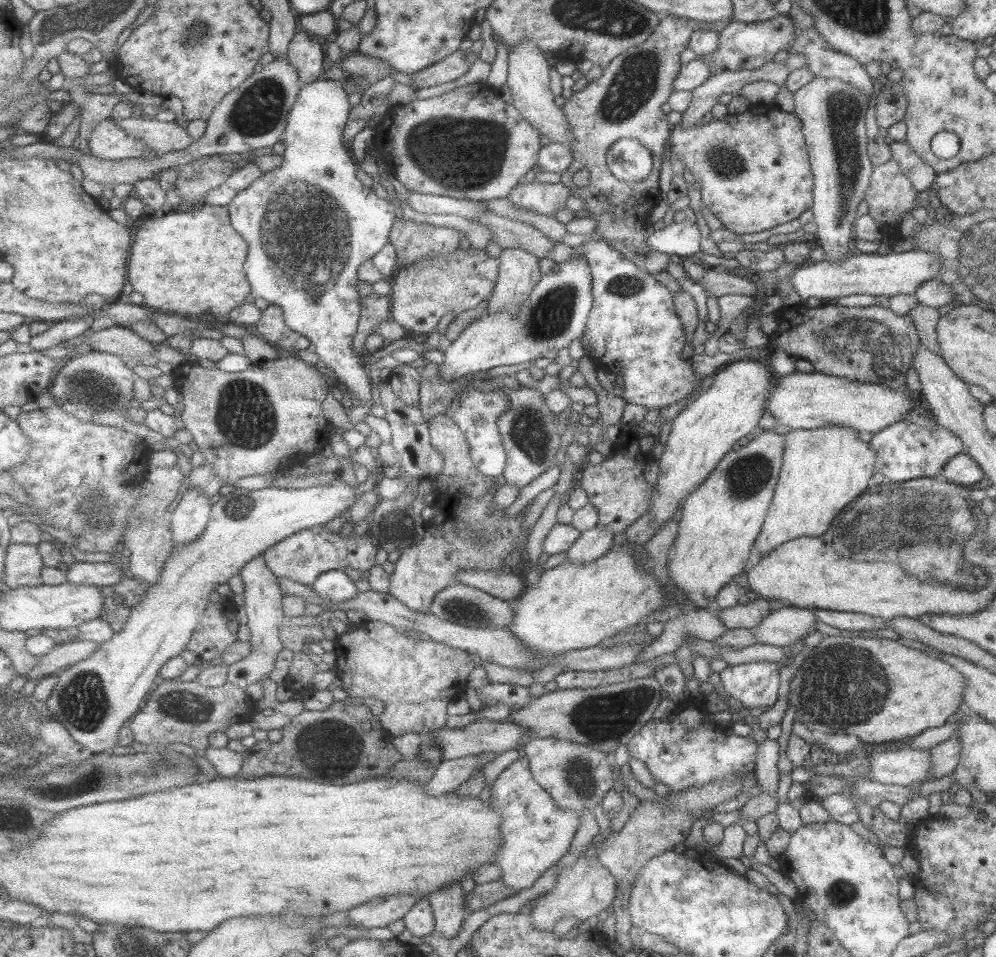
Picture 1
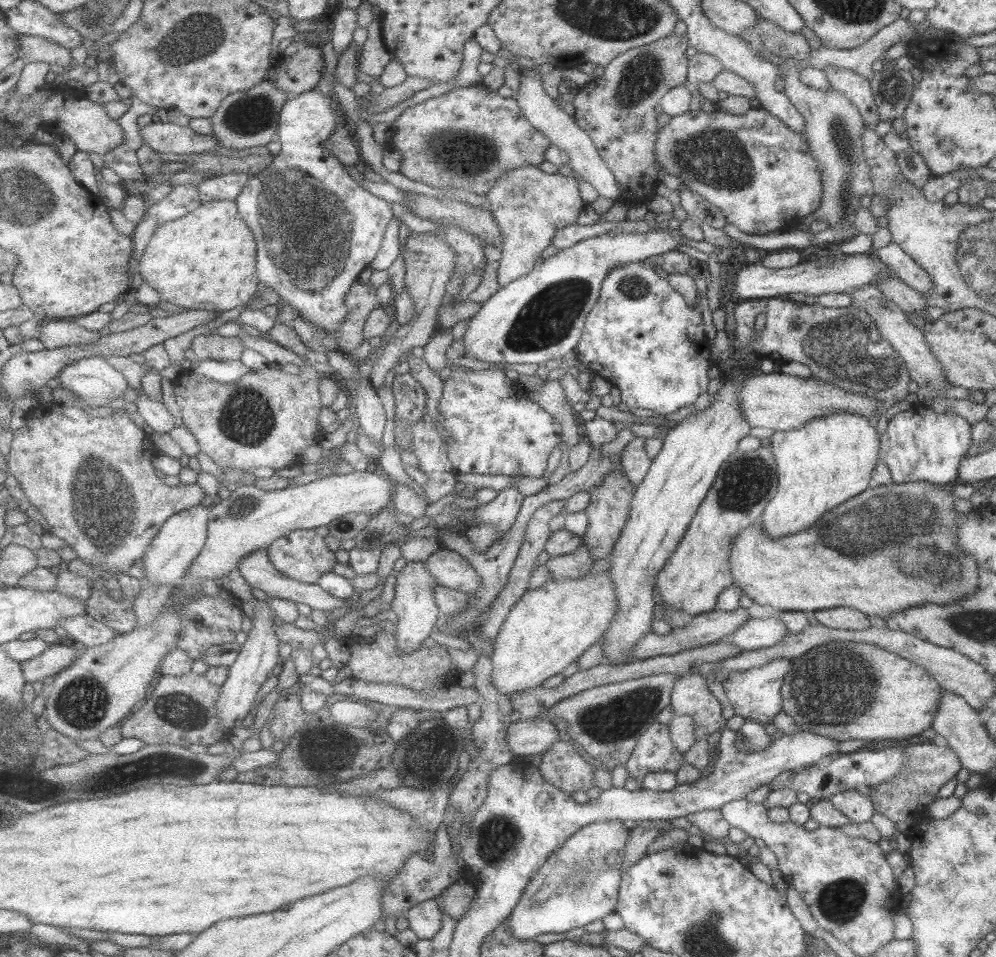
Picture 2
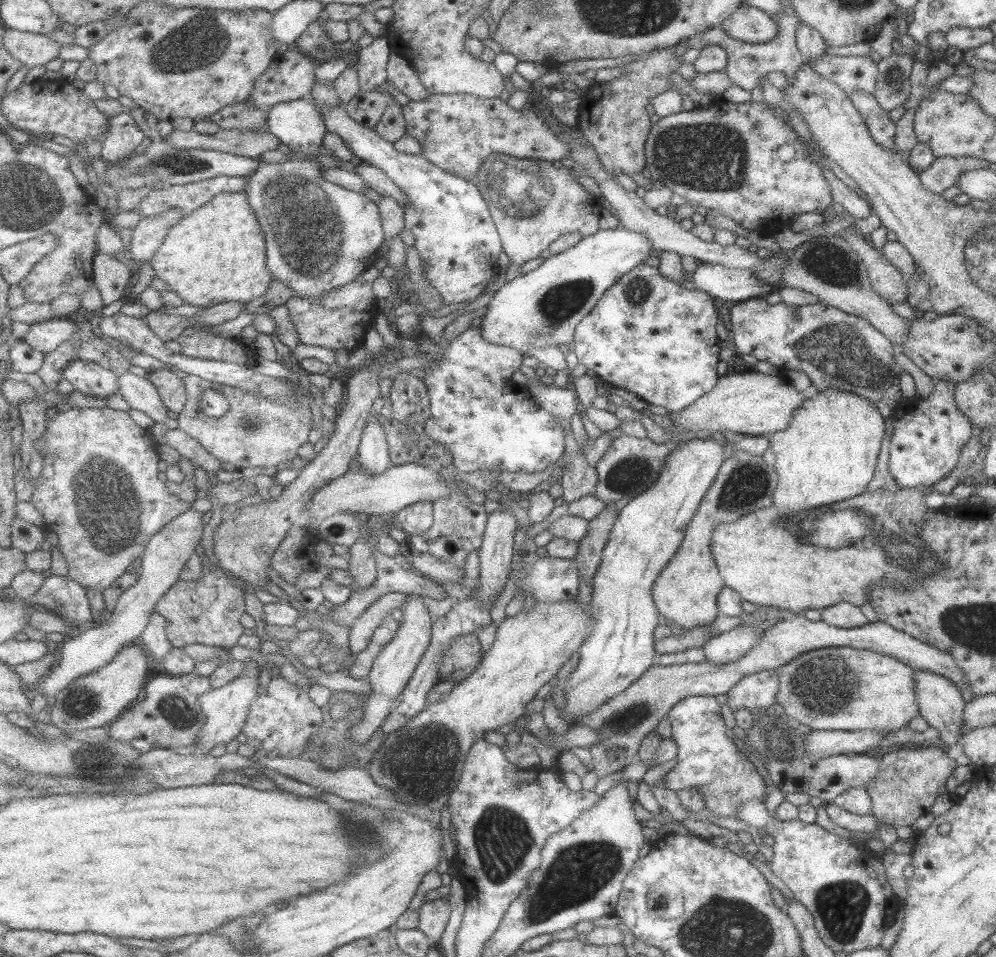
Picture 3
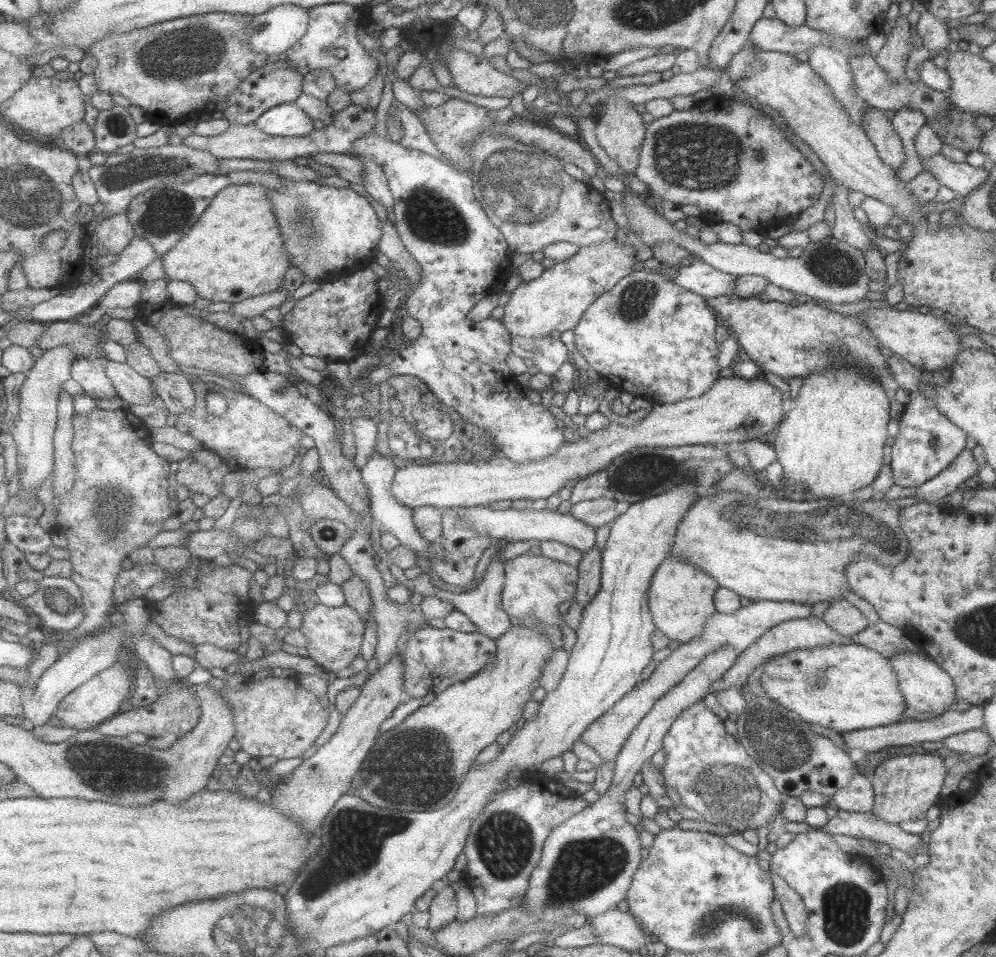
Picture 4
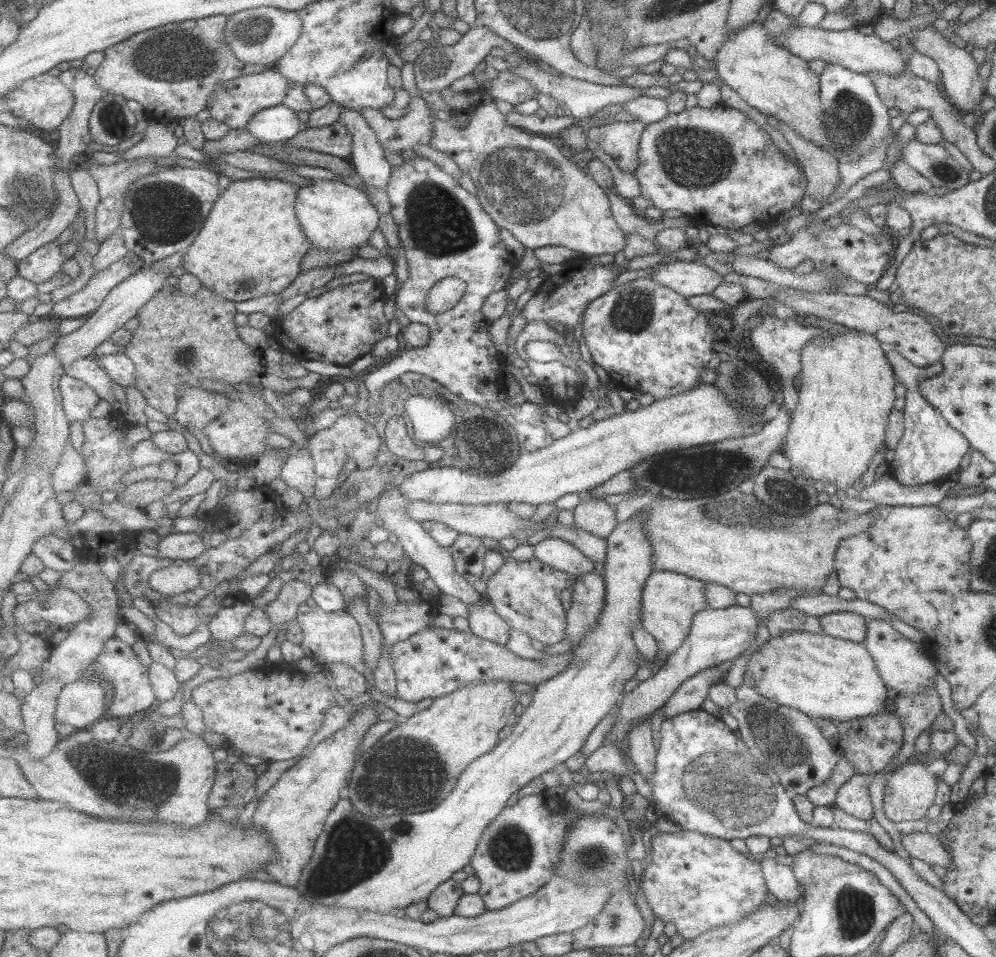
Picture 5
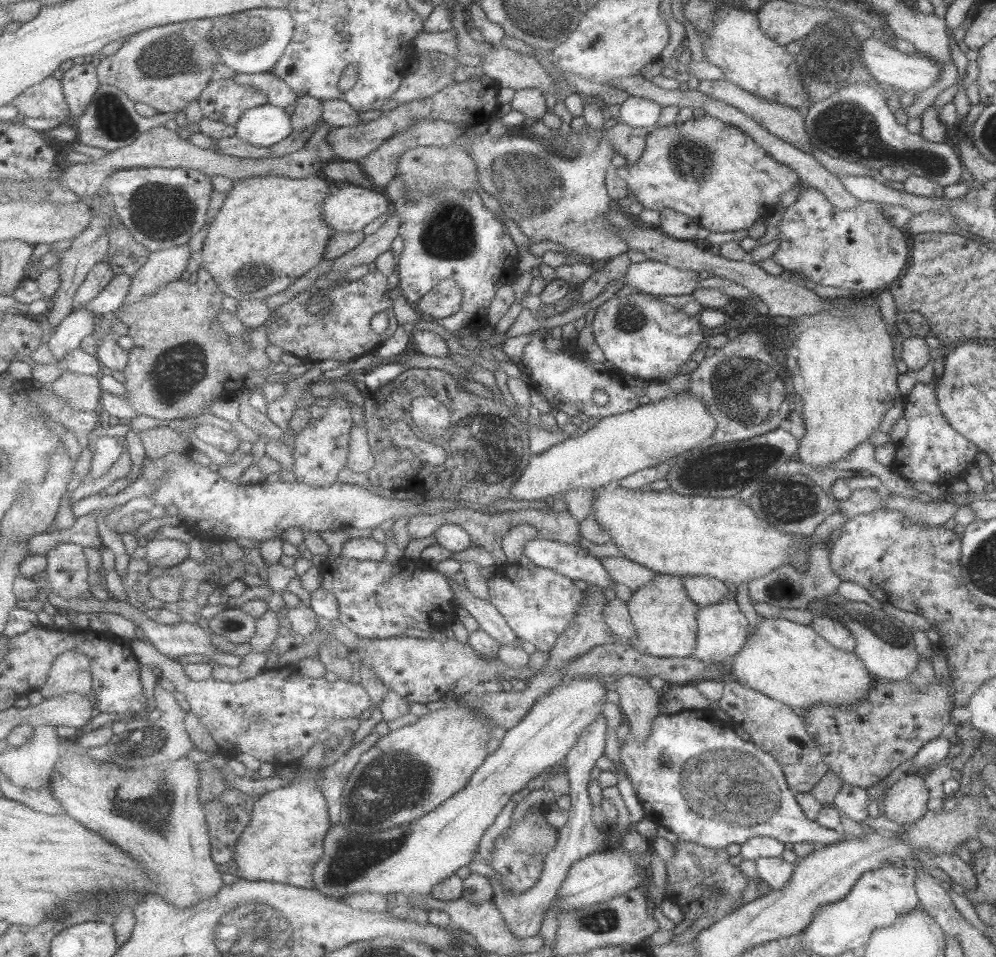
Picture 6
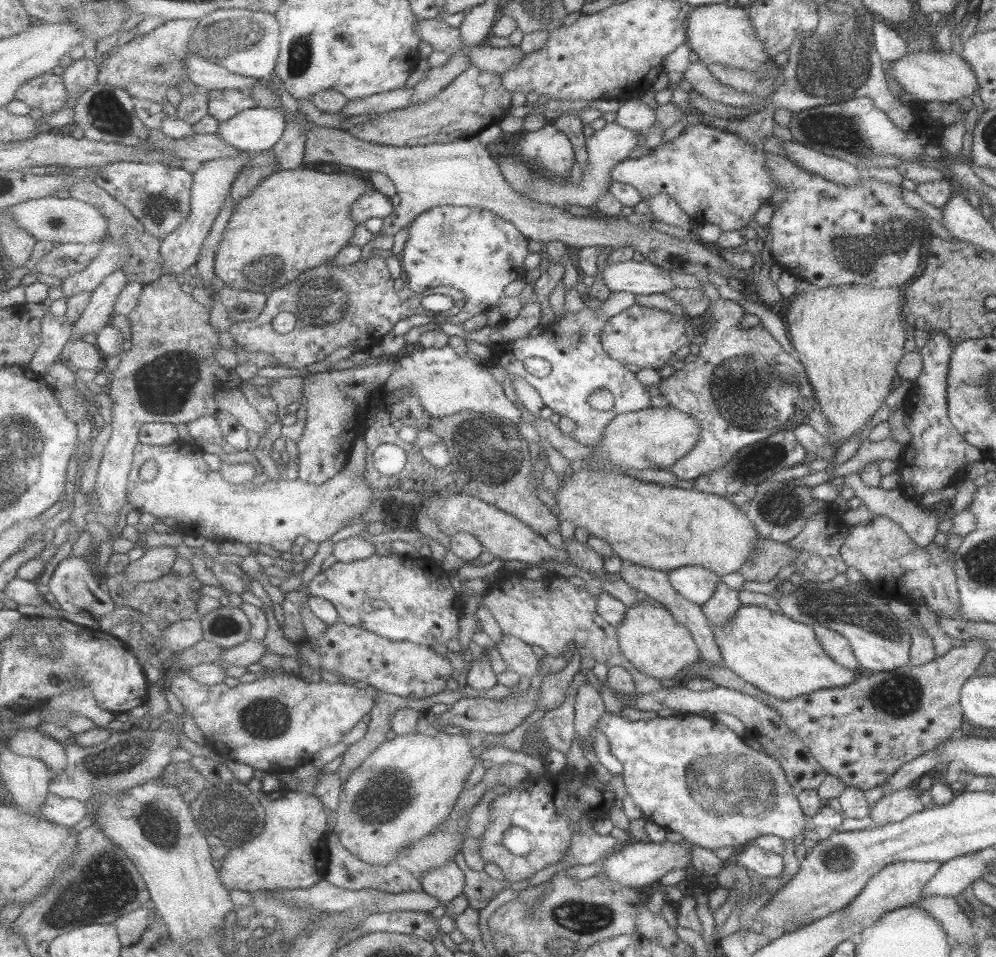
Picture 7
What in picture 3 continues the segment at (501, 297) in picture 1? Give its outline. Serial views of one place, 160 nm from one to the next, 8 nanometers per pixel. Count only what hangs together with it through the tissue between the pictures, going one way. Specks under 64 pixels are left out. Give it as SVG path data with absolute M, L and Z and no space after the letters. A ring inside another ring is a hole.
M492 154L475 178L487 199L498 232L502 236L504 252L510 258L507 280L519 276L519 268L547 249L561 234L579 234L580 238L598 232L598 220L605 203L573 181L572 175L555 162L533 158L515 158L506 154Z

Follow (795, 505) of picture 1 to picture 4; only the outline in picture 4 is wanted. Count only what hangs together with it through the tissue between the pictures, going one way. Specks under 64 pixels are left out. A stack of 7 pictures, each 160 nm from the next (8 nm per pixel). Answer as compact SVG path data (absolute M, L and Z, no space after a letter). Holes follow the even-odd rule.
M840 365L823 372L812 372L802 379L798 395L793 400L793 408L777 426L777 434L771 441L776 462L783 467L781 488L795 493L795 496L825 499L828 497L851 497L856 490L870 486L886 461L882 455L887 440L889 421L889 399L883 392L881 383L870 378L854 366Z

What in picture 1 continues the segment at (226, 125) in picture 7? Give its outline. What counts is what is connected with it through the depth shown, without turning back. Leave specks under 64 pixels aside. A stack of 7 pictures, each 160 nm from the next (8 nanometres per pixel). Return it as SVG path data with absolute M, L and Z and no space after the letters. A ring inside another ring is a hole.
M319 79L311 84L303 84L302 90L299 94L299 99L295 106L293 106L290 115L288 116L288 125L284 132L283 140L285 151L283 154L283 163L277 168L259 178L249 188L242 190L231 204L227 207L230 210L231 225L235 230L239 230L239 234L243 234L243 239L250 244L250 254L246 260L246 275L252 284L252 296L256 298L263 298L269 303L276 303L283 307L286 317L287 326L291 330L306 336L314 345L315 353L319 359L325 364L326 369L334 374L337 384L351 396L355 396L361 402L361 405L371 406L373 404L371 398L371 383L372 379L369 378L369 368L364 363L364 356L358 354L354 349L354 336L358 332L358 326L362 320L362 297L359 295L359 266L365 260L372 259L376 254L379 254L385 245L390 242L391 230L395 226L395 205L389 203L387 199L379 198L378 193L373 187L365 186L359 180L359 166L355 162L347 144L343 143L343 132L347 128L350 114L352 113L351 104L349 104L349 94L343 86L343 82L339 80Z

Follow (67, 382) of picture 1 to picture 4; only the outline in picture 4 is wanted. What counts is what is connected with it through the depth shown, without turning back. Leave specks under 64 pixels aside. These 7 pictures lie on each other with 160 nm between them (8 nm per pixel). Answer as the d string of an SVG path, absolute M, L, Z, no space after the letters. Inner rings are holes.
M78 358L74 362L72 378L84 388L89 397L111 400L119 396L105 365L100 360Z

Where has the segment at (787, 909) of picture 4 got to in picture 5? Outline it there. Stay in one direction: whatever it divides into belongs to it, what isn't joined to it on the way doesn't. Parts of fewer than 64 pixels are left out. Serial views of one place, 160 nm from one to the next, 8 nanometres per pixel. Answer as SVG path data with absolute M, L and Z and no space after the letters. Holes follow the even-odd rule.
M763 857L760 867L766 889L781 905L787 907L799 901L801 891L790 866L777 863L775 859Z

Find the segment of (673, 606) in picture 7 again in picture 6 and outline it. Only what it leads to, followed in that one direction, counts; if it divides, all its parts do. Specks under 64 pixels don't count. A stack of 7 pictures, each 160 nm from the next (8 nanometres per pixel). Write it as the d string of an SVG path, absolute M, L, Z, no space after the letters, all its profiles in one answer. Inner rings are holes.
M623 557L600 558L599 560L611 580L625 585L631 592L651 582L655 576L659 576L659 574Z

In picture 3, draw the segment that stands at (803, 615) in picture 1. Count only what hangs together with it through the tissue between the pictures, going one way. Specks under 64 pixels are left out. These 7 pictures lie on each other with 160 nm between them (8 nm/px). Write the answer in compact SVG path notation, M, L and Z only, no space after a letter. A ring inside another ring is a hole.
M737 625L729 631L710 637L702 646L707 662L723 664L741 658L762 637L764 631Z

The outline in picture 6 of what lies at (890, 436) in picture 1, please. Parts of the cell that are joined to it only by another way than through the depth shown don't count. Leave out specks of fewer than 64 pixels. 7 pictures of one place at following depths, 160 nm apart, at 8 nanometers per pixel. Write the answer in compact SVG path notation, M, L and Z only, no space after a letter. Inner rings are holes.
M937 355L933 363L933 375L930 382L917 381L909 388L909 394L902 397L904 404L902 418L907 422L907 434L902 439L902 446L896 461L901 463L900 476L918 484L927 482L936 485L953 483L963 477L973 465L973 458L979 450L962 435L951 429L937 406L934 395L936 380L943 372L944 359Z

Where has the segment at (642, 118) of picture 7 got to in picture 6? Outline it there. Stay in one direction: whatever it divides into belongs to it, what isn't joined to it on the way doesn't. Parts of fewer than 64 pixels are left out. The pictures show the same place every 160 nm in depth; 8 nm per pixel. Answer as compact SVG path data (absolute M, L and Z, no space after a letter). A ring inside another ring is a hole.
M624 96L622 104L619 105L618 116L621 119L619 122L650 131L654 128L661 109L661 105L651 100Z

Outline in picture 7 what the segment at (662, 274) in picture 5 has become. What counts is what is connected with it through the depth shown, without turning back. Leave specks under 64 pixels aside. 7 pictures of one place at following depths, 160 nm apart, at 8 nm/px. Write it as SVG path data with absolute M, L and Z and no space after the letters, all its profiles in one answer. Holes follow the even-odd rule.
M645 260L610 263L603 267L601 277L611 293L659 294L676 287L670 271Z

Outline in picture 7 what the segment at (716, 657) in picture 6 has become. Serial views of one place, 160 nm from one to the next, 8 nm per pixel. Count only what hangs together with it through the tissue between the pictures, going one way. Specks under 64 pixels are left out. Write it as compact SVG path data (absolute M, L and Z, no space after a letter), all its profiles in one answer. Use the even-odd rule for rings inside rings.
M719 580L711 598L700 605L700 609L710 626L728 626L740 605L738 591L729 589Z

